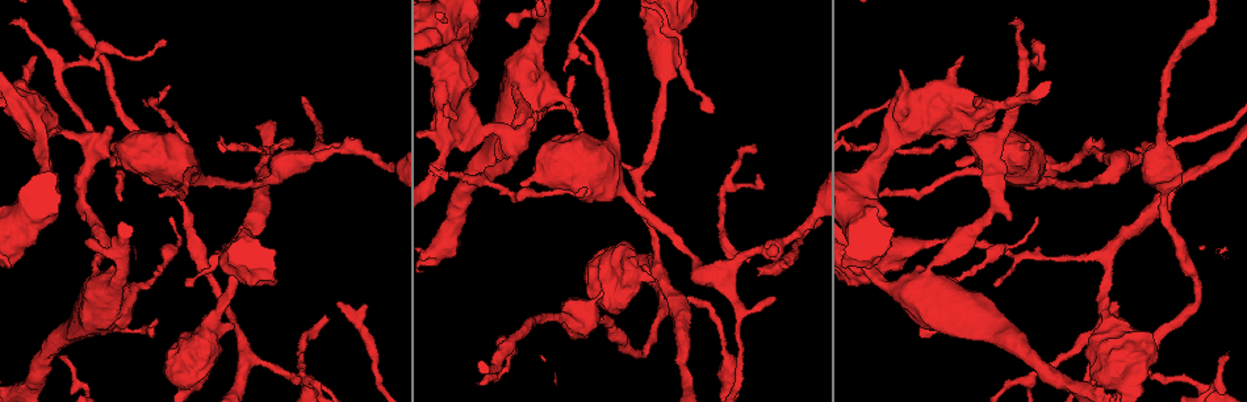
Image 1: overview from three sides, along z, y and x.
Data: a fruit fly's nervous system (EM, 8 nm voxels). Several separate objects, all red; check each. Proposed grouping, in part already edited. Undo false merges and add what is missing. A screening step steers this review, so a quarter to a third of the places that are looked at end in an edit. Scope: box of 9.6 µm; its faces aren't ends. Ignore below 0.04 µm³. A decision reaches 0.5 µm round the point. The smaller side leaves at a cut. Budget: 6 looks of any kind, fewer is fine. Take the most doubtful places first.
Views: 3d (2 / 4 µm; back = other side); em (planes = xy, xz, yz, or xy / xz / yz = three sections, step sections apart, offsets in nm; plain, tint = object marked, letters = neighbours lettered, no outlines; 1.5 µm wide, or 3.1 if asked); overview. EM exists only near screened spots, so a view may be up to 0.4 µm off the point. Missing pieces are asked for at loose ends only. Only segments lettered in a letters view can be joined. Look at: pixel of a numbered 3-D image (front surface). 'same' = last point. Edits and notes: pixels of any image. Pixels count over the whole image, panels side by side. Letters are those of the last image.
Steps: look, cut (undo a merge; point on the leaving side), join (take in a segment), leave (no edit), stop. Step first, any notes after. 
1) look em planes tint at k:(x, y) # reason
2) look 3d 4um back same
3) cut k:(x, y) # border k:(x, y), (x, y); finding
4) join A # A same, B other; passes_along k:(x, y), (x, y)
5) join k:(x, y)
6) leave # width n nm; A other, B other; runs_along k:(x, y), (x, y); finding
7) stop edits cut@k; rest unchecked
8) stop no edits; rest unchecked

look 3d 4um at 1:(1142, 146) # branch stops here

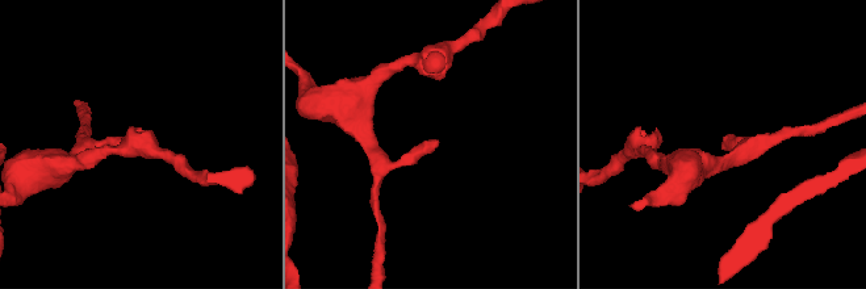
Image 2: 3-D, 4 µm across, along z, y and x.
look em xy step 4 letters at 2:(725, 143) # now the EM

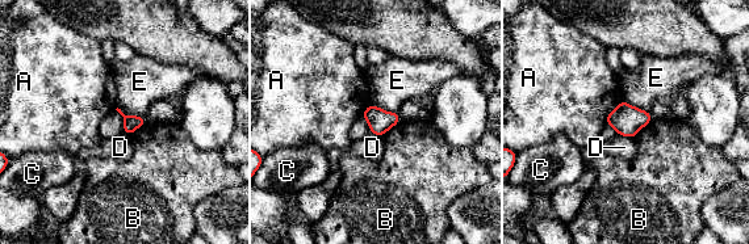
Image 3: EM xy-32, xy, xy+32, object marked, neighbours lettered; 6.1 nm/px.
look em planes letters same

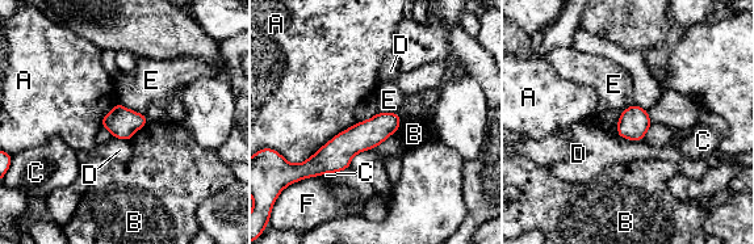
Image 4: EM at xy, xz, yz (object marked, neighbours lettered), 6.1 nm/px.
leave # A other, B other, C other, D other, E other, F other; border 4:(118, 101), (143, 114); none of them fits

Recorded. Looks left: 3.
look 3d 4um at 1:(232, 323) # branch stops here

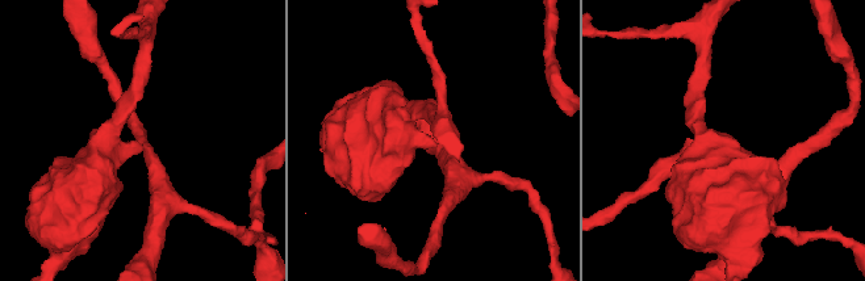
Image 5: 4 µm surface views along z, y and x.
look em planes letters at 5:(435, 145) # now the EM

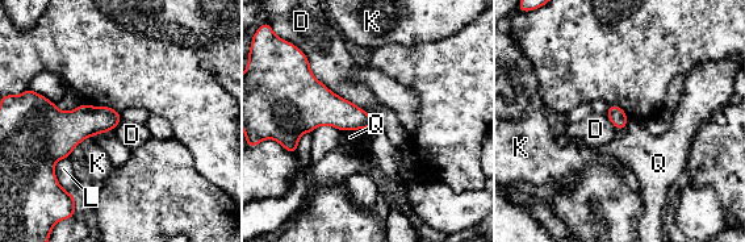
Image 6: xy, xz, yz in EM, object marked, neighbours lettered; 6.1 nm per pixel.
leave # D other, K other, L other, Q other; border 6:(305, 55), (321, 82), (371, 116); no lettered segment goes on from it

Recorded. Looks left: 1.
stop no edits; rest unchecked

